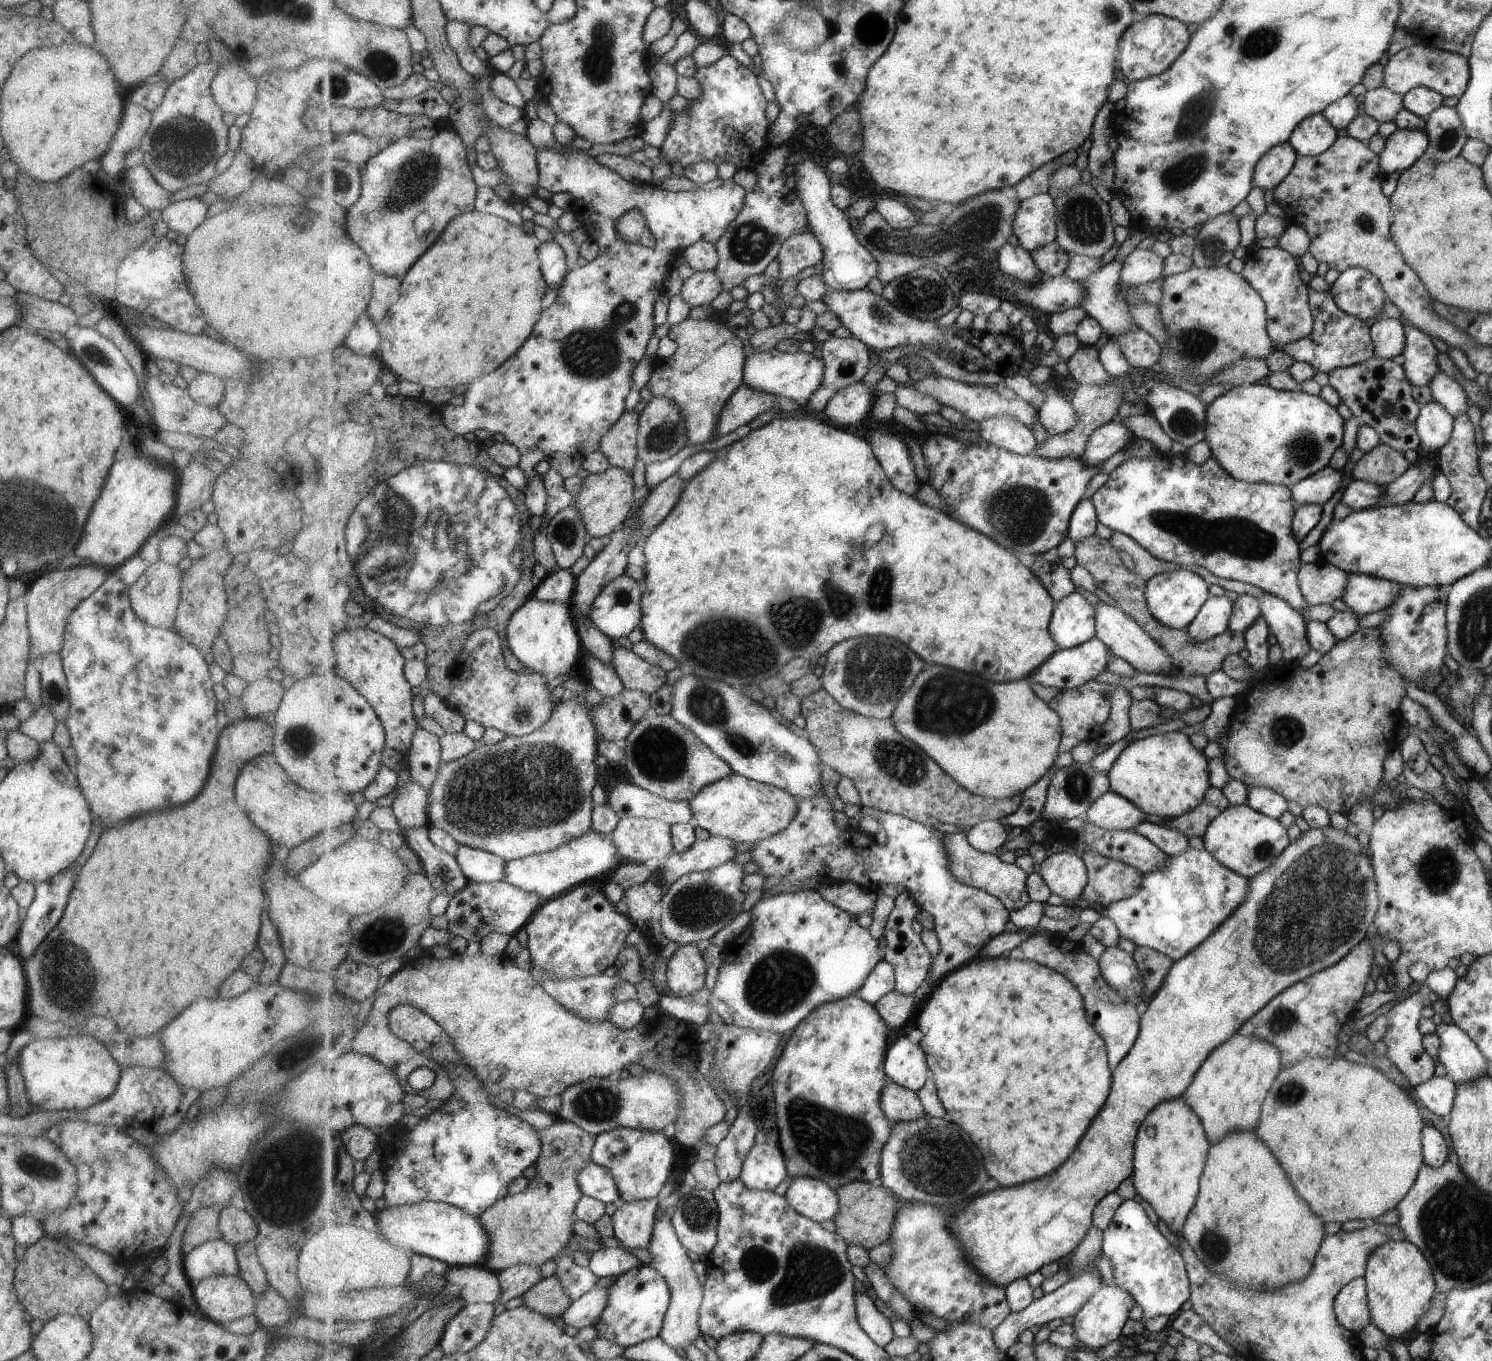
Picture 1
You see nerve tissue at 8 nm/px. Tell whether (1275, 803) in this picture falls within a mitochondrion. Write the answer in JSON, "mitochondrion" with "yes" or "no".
{"mitochondrion":"no"}

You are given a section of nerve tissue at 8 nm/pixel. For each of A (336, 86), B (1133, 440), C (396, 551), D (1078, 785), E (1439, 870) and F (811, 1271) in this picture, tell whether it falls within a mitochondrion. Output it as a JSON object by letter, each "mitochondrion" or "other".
{"A":"mitochondrion","B":"other","C":"mitochondrion","D":"mitochondrion","E":"mitochondrion","F":"mitochondrion"}

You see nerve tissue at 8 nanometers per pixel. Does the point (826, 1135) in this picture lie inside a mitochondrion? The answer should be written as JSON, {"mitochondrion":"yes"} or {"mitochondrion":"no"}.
{"mitochondrion":"yes"}

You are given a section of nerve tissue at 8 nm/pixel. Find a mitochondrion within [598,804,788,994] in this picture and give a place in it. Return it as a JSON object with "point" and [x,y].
{"point":[697,907]}

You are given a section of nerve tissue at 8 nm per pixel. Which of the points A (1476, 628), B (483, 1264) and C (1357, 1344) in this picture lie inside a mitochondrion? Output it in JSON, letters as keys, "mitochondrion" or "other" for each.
{"A":"mitochondrion","B":"other","C":"other"}

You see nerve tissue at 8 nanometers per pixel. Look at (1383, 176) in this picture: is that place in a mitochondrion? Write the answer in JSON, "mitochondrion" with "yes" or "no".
{"mitochondrion":"no"}

